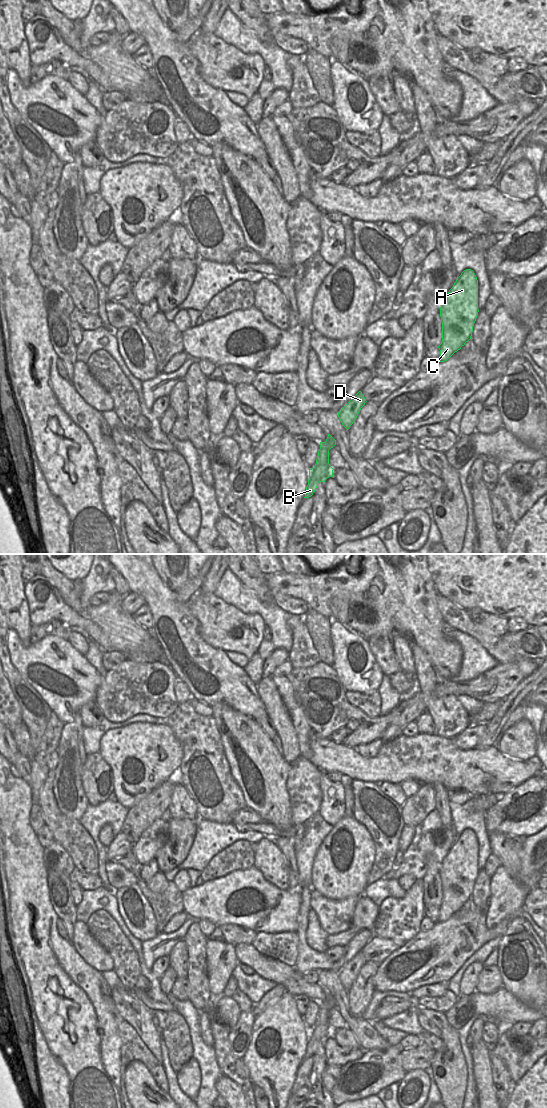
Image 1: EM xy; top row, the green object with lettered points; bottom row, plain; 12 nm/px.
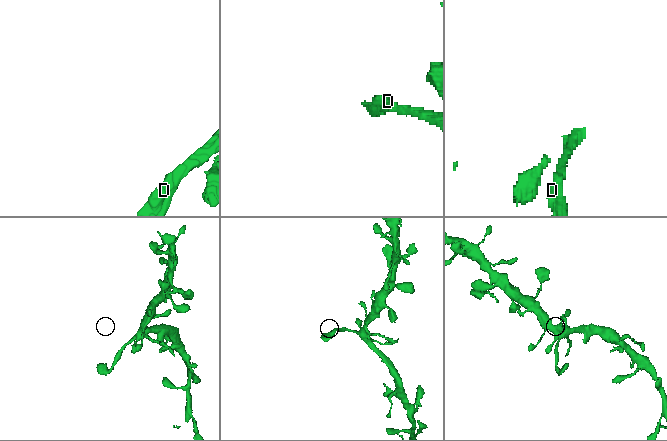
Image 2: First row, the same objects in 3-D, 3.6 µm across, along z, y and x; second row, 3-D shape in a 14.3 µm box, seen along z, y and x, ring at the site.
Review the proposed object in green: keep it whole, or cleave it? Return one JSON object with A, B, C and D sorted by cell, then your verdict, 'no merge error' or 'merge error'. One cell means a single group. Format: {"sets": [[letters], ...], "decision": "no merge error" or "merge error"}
{"sets": [["A", "B", "C", "D"]], "decision": "no merge error"}

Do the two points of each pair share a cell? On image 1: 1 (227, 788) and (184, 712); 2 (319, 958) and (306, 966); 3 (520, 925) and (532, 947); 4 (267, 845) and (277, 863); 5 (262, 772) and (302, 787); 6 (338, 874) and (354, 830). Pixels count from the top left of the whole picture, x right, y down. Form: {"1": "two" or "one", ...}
{"1": "one", "2": "one", "3": "one", "4": "one", "5": "two", "6": "one"}

